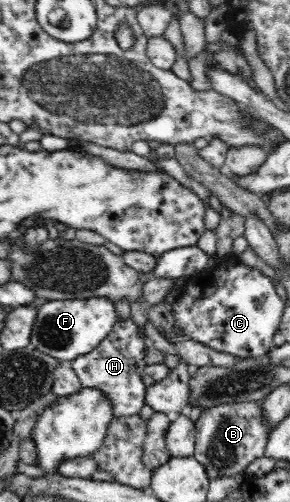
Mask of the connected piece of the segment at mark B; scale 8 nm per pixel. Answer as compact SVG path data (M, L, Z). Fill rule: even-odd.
M250 401L250 403L232 403L232 405L218 405L218 407L212 407L212 409L206 409L206 411L202 411L200 418L195 423L195 453L194 456L196 458L196 461L202 465L202 467L206 470L208 479L218 479L218 477L236 477L242 476L243 480L245 479L244 473L246 469L248 469L249 465L252 465L256 459L260 459L260 457L264 457L265 453L265 447L267 444L267 429L265 429L265 425L263 424L261 409L260 409L260 402L259 403L253 403L253 401Z

